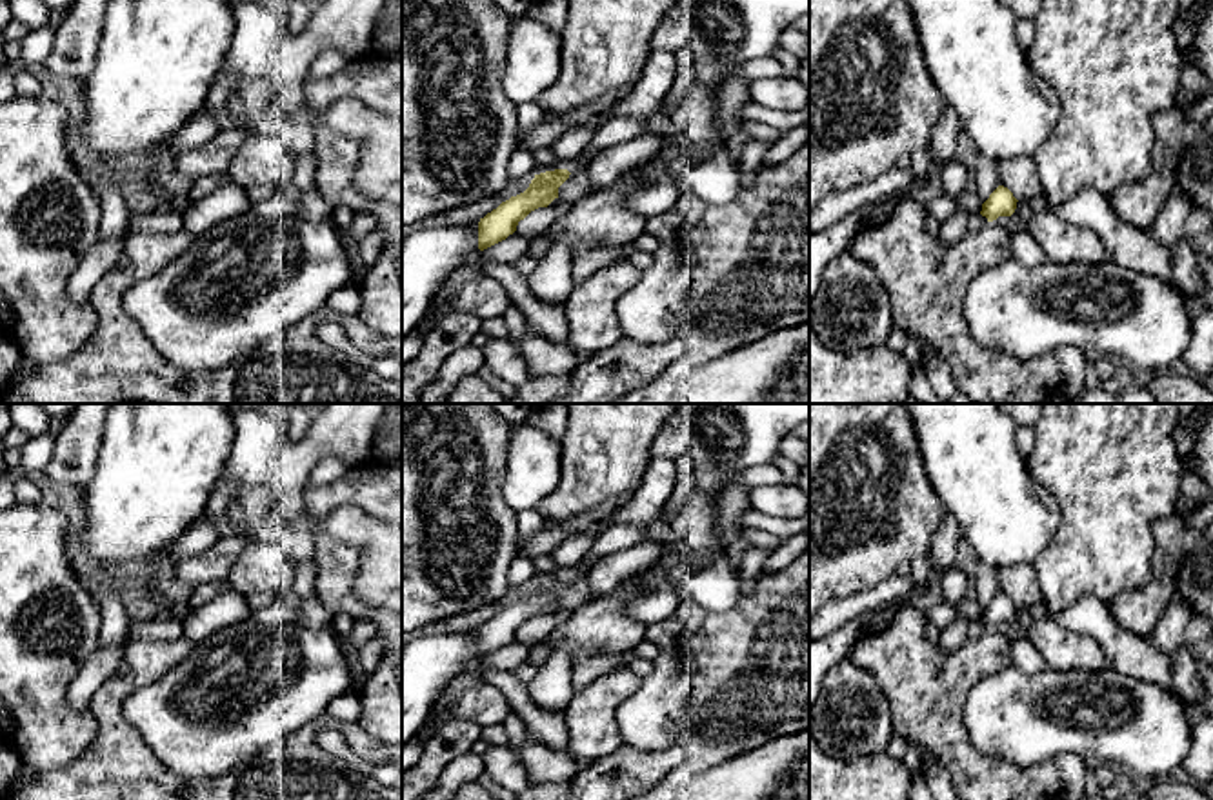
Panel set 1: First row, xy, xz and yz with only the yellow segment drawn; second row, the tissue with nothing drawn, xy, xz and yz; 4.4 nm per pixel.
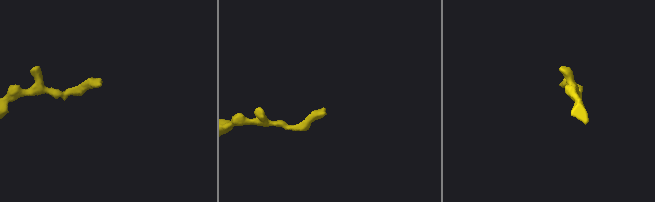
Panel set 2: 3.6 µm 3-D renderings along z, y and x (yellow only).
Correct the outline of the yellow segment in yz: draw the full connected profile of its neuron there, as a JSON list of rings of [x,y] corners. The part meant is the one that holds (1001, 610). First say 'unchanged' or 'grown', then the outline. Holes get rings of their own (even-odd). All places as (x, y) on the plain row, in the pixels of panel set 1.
grown; [[[998,593],[982,611],[982,618],[978,622],[969,622],[967,638],[980,638],[987,629],[998,624],[1011,624],[1017,616],[1017,609],[1018,607],[1007,595]]]

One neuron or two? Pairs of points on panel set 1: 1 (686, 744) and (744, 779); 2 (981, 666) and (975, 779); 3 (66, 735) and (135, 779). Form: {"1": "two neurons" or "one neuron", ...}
{"1": "two neurons", "2": "one neuron", "3": "two neurons"}

